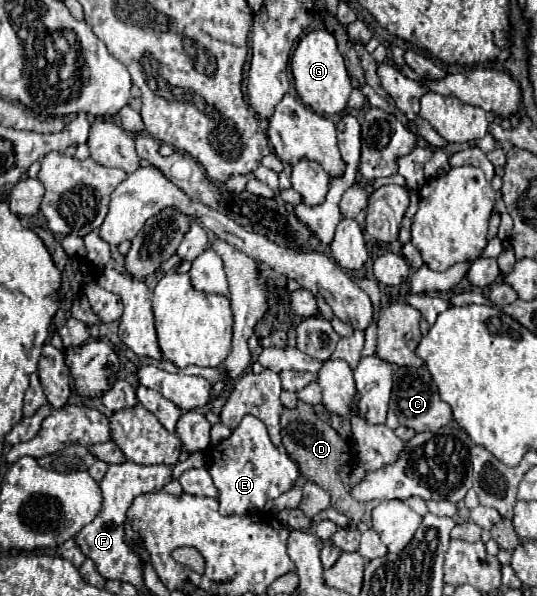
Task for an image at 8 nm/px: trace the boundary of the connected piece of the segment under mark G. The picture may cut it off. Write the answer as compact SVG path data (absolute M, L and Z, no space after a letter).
M320 28L320 30L312 30L306 36L302 36L300 44L294 50L290 68L292 68L294 86L296 86L300 100L306 106L310 106L316 114L330 116L330 114L338 114L346 108L348 96L352 92L352 84L350 84L350 76L344 66L344 58L338 52L336 40L330 32Z

